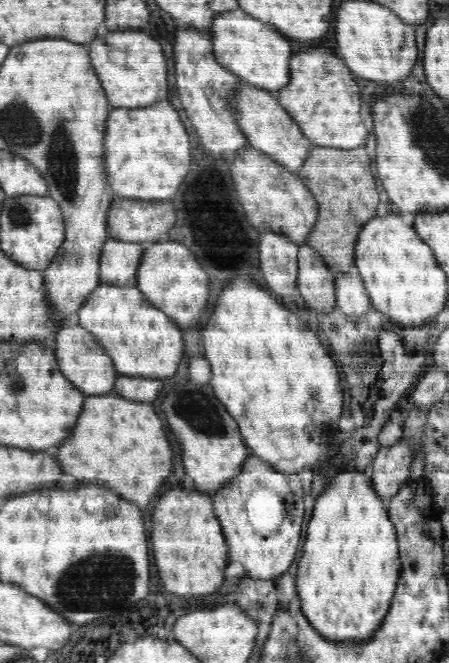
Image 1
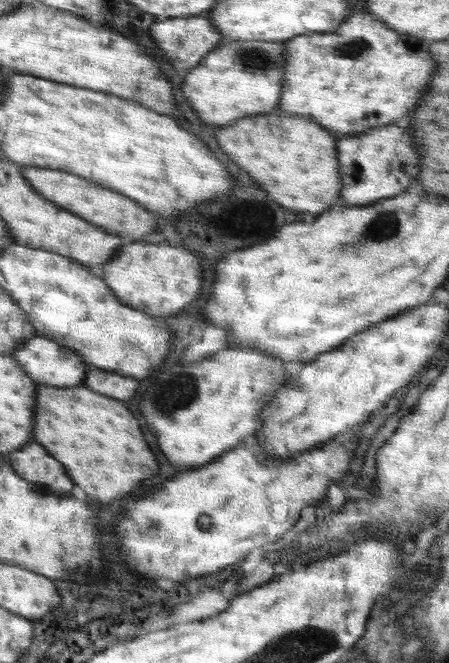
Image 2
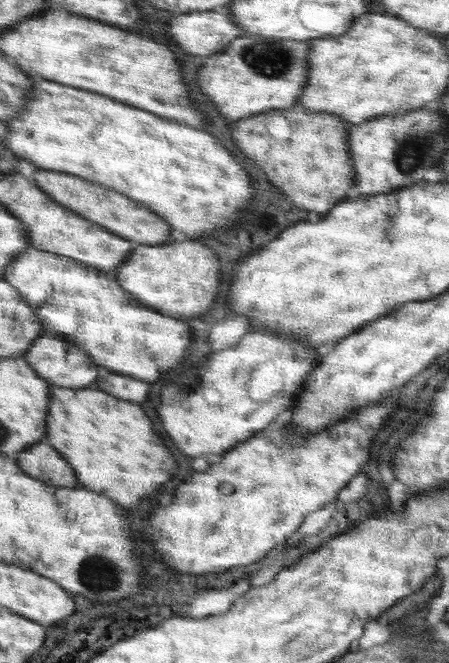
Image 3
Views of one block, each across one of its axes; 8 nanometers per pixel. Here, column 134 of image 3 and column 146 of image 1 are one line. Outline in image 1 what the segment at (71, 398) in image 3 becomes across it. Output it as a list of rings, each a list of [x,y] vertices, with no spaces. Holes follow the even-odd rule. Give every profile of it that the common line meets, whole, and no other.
[[[120,396],[86,398],[76,426],[72,428],[70,436],[64,438],[64,442],[60,444],[58,454],[56,454],[56,460],[58,460],[63,474],[70,474],[78,480],[98,482],[108,490],[124,494],[126,500],[138,504],[140,508],[144,508],[158,494],[158,488],[162,486],[164,478],[170,476],[172,458],[174,458],[174,454],[172,454],[170,438],[168,438],[166,430],[162,430],[162,420],[154,412],[154,408],[150,404],[130,402]]]

